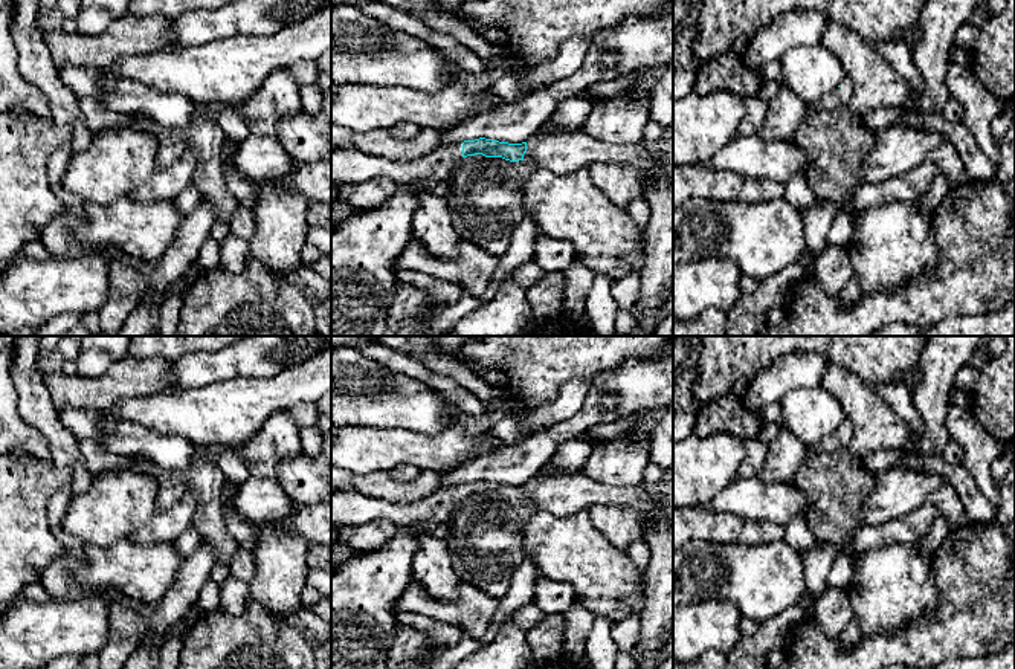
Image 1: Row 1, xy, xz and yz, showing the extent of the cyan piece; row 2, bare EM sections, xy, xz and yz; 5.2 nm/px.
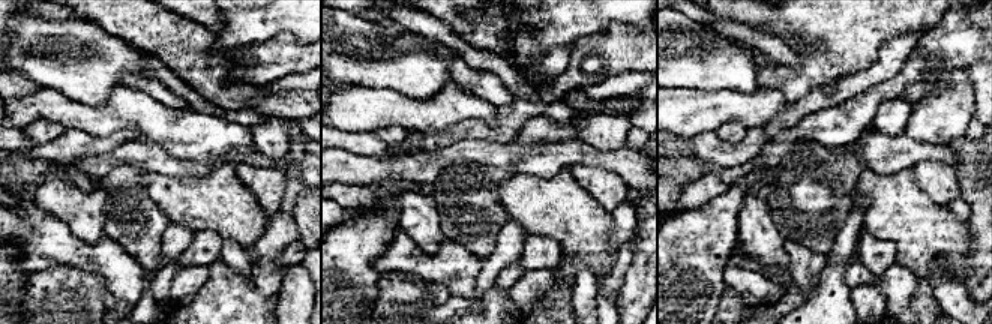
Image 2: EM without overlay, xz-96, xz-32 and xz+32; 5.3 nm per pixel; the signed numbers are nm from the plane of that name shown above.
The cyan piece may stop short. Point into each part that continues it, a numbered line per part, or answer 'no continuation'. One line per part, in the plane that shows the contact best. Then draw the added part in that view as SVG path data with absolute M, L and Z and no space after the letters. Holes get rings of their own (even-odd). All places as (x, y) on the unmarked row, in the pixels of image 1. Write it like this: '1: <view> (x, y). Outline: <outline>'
1: xz (560, 497). Outline: M585 473L569 477L536 477L527 483L524 501L531 504L536 513L549 513L557 518L571 516L580 510L589 510L595 504L621 506L647 519L652 516L652 499L638 487L614 487L597 483Z
2: xz (348, 507). Outline: M441 486L432 495L411 504L395 504L356 490L334 490L331 525L365 525L389 519L408 528L420 522L443 522L461 501L462 486Z

